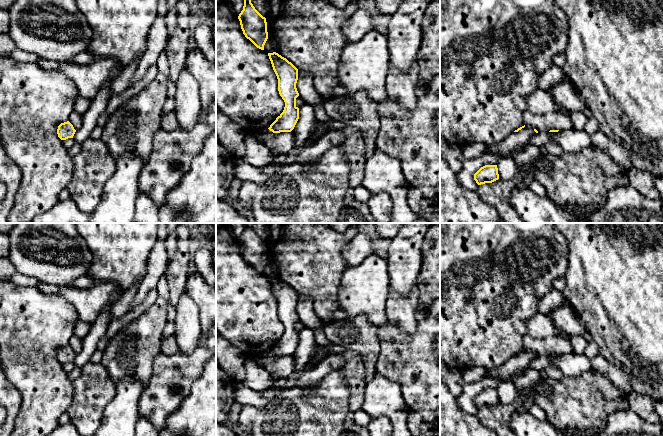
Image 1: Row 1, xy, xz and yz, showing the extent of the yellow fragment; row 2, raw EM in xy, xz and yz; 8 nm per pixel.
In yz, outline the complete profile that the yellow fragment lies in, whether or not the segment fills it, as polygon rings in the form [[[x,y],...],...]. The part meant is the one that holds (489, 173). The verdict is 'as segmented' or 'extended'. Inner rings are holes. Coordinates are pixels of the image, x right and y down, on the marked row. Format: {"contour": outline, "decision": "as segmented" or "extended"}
{"contour": [[[485,165],[474,174],[474,180],[478,185],[492,183],[498,179],[497,165]]], "decision": "as segmented"}

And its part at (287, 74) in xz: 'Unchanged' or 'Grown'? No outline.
Unchanged

